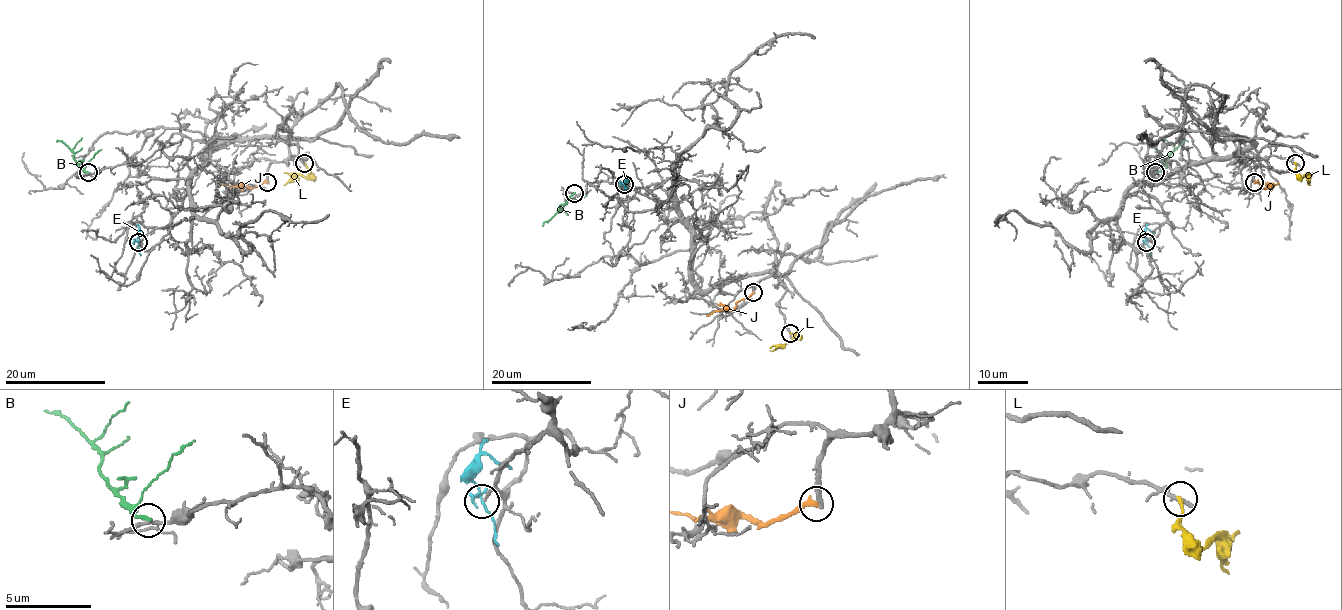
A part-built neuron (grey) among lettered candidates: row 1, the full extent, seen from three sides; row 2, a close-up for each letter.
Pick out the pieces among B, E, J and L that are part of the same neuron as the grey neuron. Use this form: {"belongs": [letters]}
{"belongs": []}

